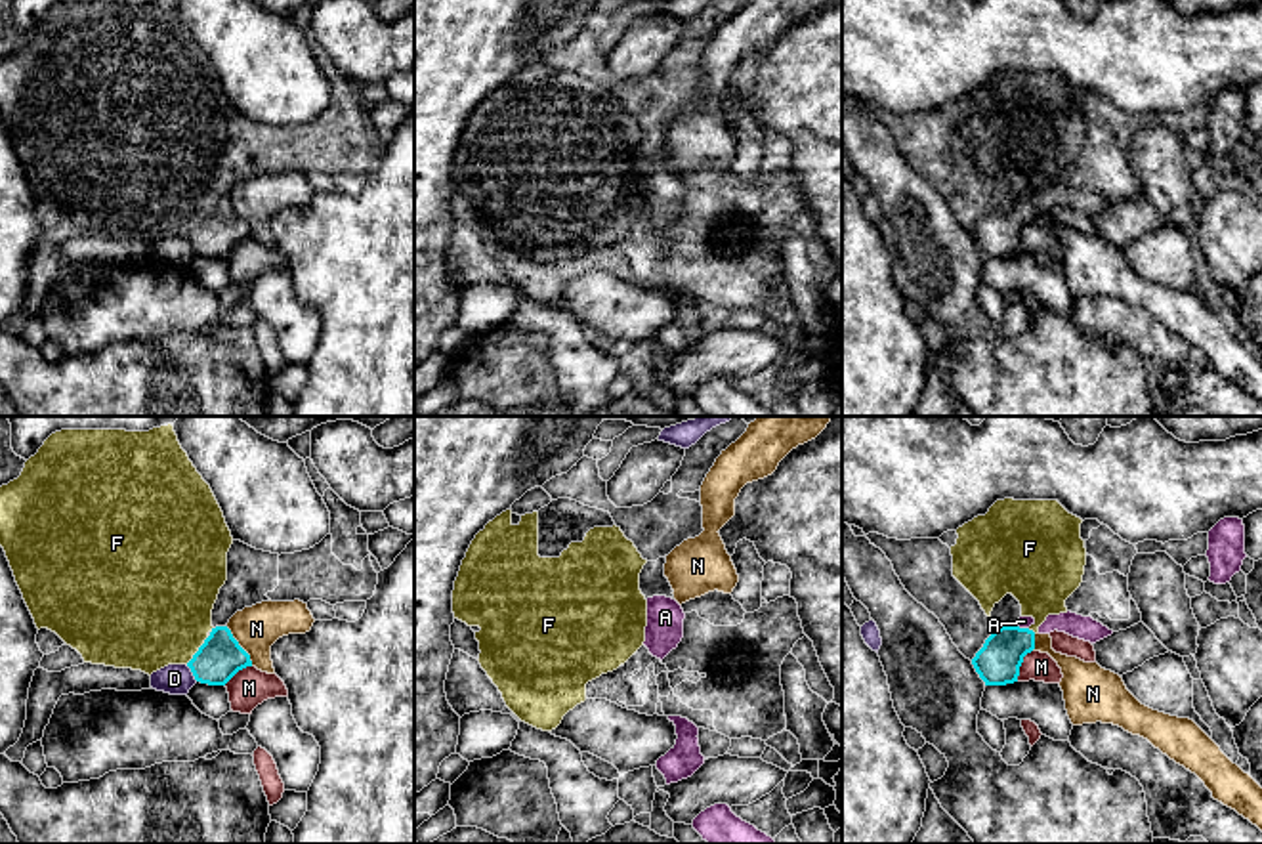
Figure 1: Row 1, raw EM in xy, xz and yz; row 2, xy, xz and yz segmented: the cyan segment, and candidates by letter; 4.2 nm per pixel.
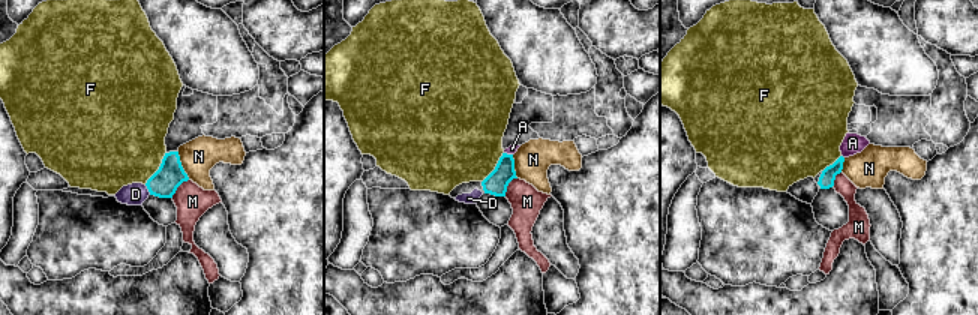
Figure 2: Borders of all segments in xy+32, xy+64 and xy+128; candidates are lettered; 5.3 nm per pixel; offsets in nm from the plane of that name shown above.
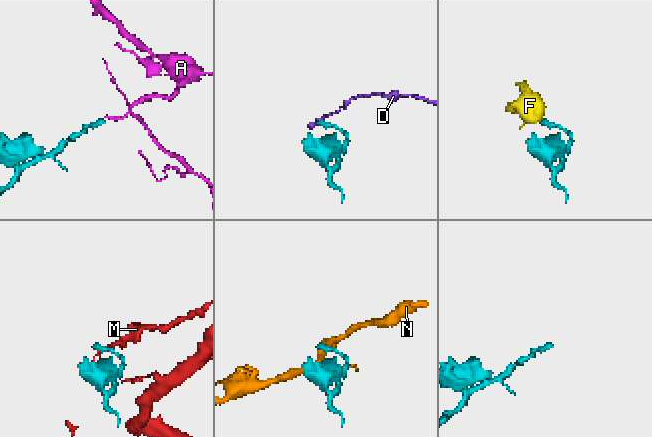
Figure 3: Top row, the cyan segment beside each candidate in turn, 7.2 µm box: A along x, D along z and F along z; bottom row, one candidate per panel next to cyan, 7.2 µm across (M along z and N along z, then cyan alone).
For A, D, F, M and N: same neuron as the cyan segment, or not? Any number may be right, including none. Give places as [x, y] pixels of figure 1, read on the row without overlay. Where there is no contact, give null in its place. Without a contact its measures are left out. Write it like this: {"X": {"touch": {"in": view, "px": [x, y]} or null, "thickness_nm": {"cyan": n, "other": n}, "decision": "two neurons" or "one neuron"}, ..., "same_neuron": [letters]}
{"A": {"touch": {"in": "yz", "px": [1022, 201]}, "thickness_nm": {"cyan": 190, "other": 50}, "decision": "one neuron"}, "D": {"touch": {"in": "xy", "px": [191, 243]}, "thickness_nm": {"cyan": 190, "other": 130}, "decision": "two neurons"}, "F": {"touch": {"in": "xy", "px": [199, 222]}, "thickness_nm": {"cyan": 190, "other": 480}, "decision": "two neurons"}, "M": {"touch": {"in": "yz", "px": [1020, 237]}, "thickness_nm": {"cyan": 190, "other": 120}, "decision": "two neurons"}, "N": {"touch": {"in": "xy", "px": [239, 218]}, "thickness_nm": {"cyan": 190, "other": 190}, "decision": "two neurons"}, "same_neuron": ["A"]}

